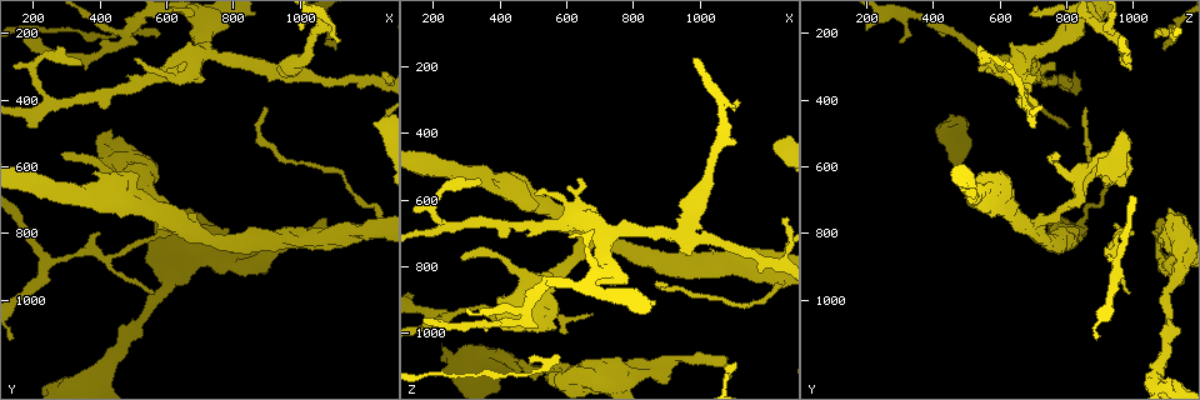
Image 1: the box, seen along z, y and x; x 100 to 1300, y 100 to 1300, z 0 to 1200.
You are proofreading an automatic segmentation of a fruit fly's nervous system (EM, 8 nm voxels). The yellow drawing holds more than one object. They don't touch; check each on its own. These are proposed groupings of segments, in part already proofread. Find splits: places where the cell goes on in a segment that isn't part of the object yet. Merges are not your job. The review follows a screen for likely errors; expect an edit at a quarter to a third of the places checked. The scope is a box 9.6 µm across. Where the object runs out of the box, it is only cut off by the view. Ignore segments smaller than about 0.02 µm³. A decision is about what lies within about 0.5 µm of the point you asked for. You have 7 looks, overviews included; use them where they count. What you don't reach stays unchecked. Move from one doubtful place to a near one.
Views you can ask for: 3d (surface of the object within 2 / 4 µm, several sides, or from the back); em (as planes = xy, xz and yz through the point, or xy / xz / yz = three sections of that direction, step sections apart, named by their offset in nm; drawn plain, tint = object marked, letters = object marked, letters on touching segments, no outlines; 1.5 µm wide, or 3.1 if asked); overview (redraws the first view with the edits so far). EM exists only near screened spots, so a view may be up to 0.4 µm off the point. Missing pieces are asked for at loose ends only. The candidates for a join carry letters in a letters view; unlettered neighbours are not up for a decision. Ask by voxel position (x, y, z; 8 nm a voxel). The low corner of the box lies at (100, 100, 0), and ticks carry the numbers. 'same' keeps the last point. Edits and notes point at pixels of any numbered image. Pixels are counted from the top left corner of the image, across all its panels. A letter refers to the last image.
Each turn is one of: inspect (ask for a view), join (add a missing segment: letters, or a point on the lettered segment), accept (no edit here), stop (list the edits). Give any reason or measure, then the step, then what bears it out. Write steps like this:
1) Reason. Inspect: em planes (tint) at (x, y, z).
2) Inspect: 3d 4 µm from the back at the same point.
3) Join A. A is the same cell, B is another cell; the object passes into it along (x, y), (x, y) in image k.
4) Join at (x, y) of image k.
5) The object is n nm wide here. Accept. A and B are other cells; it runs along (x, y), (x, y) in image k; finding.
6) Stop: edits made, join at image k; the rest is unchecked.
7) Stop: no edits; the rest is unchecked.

An open end. Inspect: em xz step 4 (letters) at (180, 220, 960).

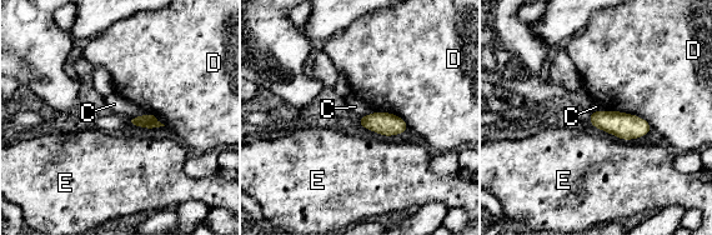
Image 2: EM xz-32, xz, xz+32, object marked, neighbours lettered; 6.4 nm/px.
Another direction. Inspect: em planes (letters) at the same point.

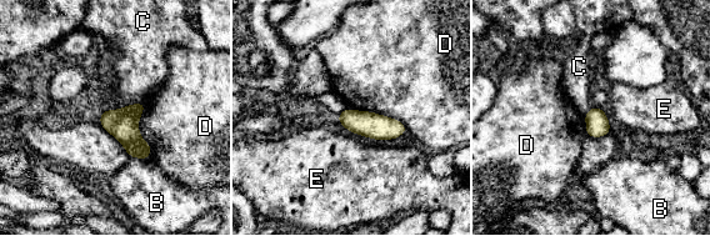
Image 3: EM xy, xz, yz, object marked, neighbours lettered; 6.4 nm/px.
The longest contact is with D, 420 nm. Accept. B, C, D and E are other cells; a border runs along (144, 101), (103, 111) in image 3; no lettered segment goes on from it.

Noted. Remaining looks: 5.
Inspect: 3d 4 µm at (630, 310, 540).

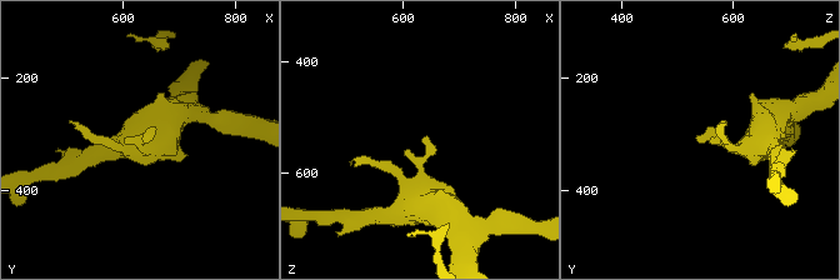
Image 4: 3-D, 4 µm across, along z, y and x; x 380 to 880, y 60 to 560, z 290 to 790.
Inspect: em xy step 4 (tint) at (635, 310, 540).

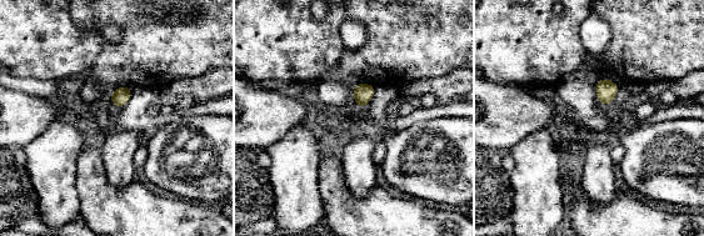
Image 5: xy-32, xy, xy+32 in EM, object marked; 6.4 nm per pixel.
Inspect: em planes (letters) at the same point.

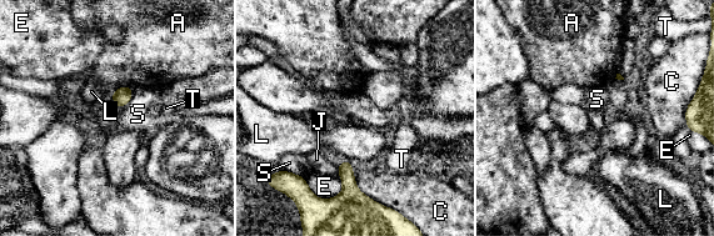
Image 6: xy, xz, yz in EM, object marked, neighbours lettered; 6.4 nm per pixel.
Accept. A, C, E, J, L, S and T are other cells; a border runs along (345, 157), (350, 160) in image 6; none of them fits.

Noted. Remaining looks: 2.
Branch stops here. Inspect: em planes (letters) at (600, 810, 1000).

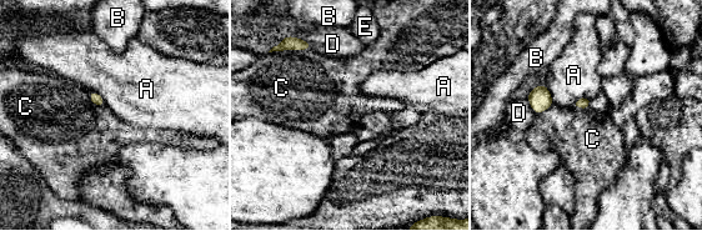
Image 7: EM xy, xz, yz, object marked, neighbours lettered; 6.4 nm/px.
The object is 70 nm wide here. Accept. A, B, C, D and E are other cells; a border runs along (291, 48), (295, 50), (311, 50) in image 7; no lettered segment goes on from it.

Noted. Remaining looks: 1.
Stop: no edits; the rest is unchecked.

